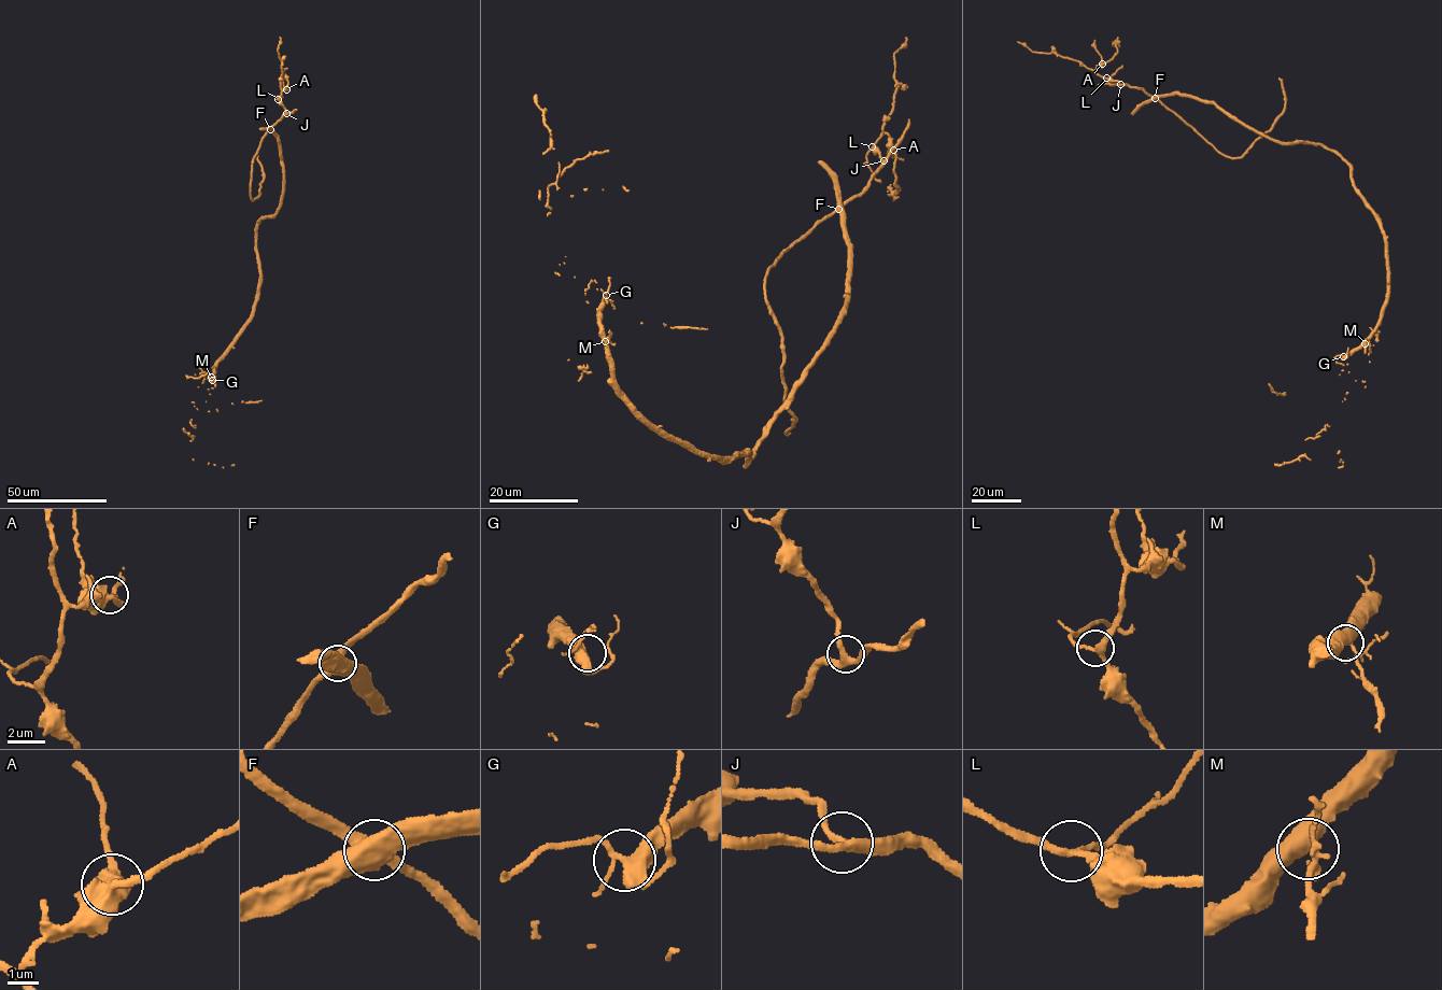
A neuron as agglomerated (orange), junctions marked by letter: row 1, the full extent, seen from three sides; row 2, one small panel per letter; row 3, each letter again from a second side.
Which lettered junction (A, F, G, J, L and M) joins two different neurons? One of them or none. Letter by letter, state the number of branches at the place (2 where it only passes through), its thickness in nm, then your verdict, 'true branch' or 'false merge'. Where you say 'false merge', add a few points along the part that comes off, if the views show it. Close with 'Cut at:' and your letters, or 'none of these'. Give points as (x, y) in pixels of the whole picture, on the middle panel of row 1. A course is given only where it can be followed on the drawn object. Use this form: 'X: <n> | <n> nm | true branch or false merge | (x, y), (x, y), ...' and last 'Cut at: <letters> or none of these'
A: 3 | 440 nm | true branch
F: 4 | 550 nm | false merge | (838, 209), (782, 252), (766, 276), (765, 302), (781, 347), (785, 404), (794, 419), (794, 426), (787, 433)
G: 4 | 420 nm | true branch
J: 3 | 280 nm | true branch
L: 3 | 220 nm | true branch
M: 5 | 440 nm | true branch
Cut at: F

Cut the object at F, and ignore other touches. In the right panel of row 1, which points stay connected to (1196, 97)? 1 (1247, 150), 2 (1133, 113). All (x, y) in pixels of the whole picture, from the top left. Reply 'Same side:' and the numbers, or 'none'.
Same side: 2

